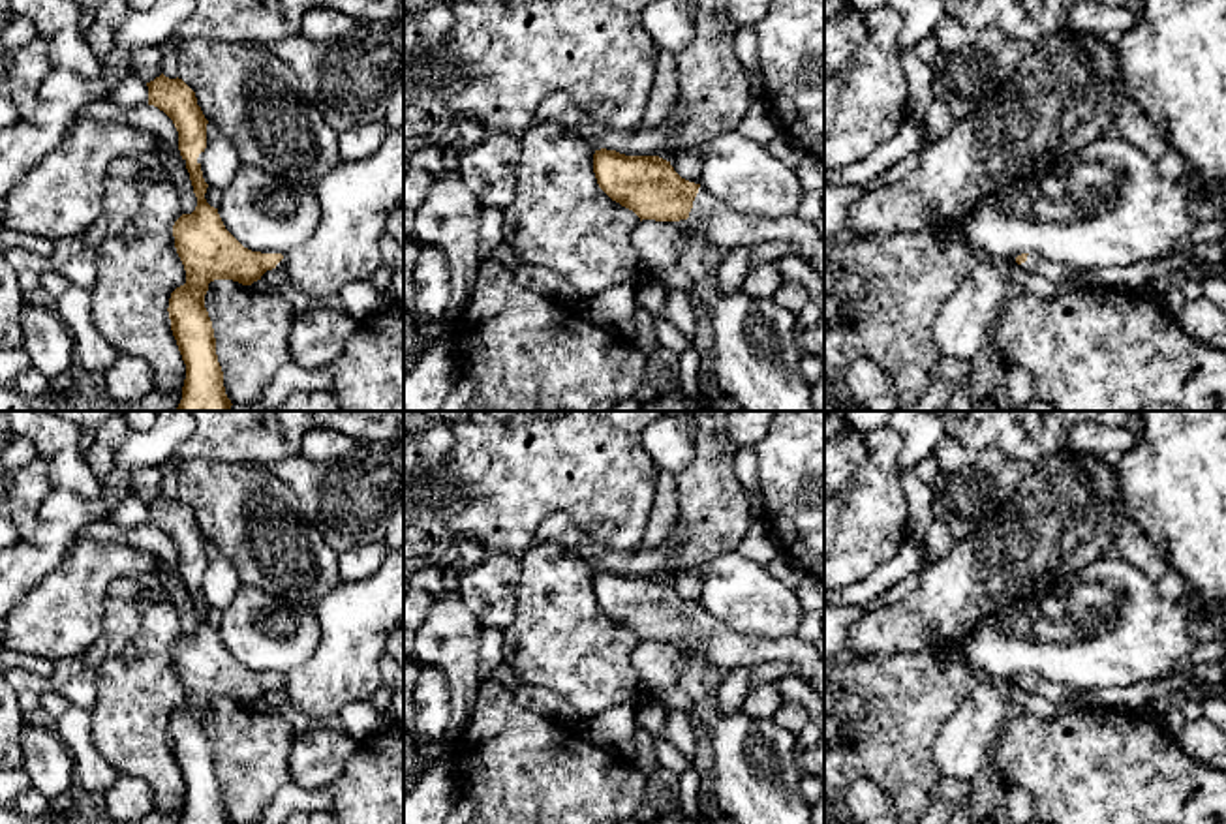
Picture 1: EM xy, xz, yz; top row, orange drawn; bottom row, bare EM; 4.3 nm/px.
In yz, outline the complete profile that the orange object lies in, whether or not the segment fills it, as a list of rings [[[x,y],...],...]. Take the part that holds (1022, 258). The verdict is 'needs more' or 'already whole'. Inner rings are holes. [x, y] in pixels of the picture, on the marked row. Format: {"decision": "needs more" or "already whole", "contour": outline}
{"decision": "needs more", "contour": [[[1021,253],[1016,257],[1016,263],[1021,268],[1033,274],[1040,274],[1051,282],[1065,282],[1072,274],[1072,268],[1068,268],[1066,265],[1048,261],[1036,253]]]}

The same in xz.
{"decision": "needs more", "contour": [[[595,150],[593,154],[593,173],[597,178],[599,188],[616,203],[621,206],[633,210],[640,221],[642,220],[655,220],[655,221],[680,221],[680,220],[691,220],[697,223],[706,238],[713,246],[759,246],[768,244],[772,240],[783,240],[798,248],[800,257],[807,259],[813,267],[813,270],[819,274],[822,287],[824,287],[824,238],[819,235],[817,225],[800,220],[796,214],[779,216],[779,218],[760,218],[760,216],[749,216],[738,210],[732,210],[723,201],[708,193],[700,184],[689,182],[682,178],[670,161],[659,158],[659,156],[625,156],[616,150]]]}

